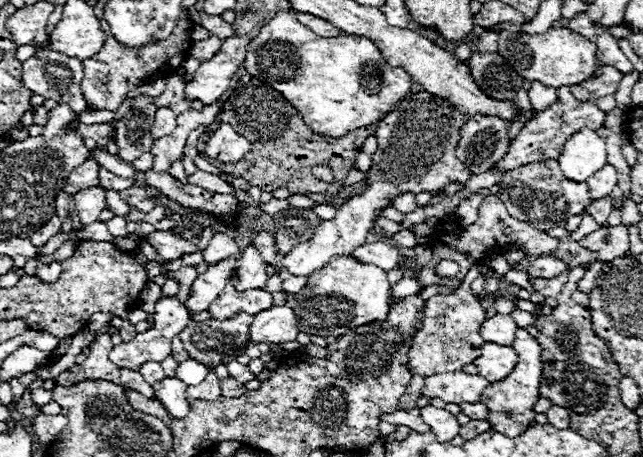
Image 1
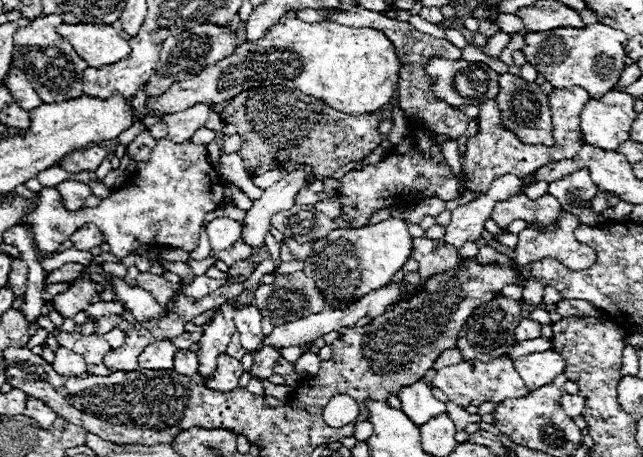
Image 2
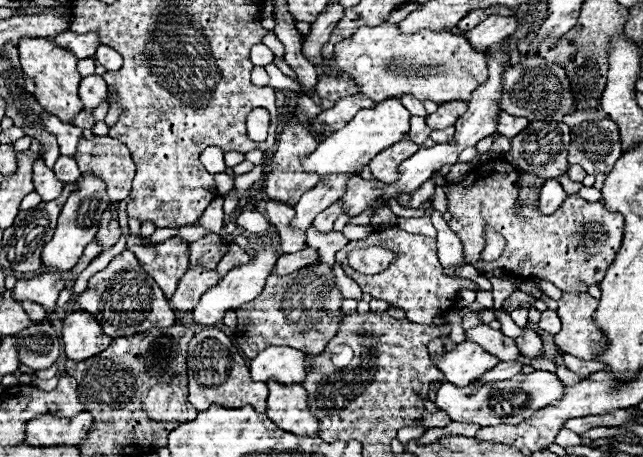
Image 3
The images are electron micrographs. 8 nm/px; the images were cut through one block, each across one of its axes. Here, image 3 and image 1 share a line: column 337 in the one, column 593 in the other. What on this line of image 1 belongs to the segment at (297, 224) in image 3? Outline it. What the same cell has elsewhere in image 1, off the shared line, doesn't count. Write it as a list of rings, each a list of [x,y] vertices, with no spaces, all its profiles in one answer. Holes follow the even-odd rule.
[[[606,164],[600,172],[596,172],[590,180],[588,180],[588,194],[592,196],[592,200],[600,200],[604,196],[610,196],[610,192],[614,190],[614,186],[618,184],[618,176],[616,176],[616,168]]]

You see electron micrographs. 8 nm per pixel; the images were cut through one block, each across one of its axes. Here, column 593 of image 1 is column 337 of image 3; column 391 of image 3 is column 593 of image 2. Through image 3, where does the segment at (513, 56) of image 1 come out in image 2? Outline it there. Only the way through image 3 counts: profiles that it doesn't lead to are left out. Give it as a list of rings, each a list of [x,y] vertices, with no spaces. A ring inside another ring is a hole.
[[[588,24],[584,28],[556,28],[548,32],[526,34],[522,54],[554,88],[580,86],[592,98],[602,96],[618,84],[618,76],[626,66],[626,34],[606,24]]]

